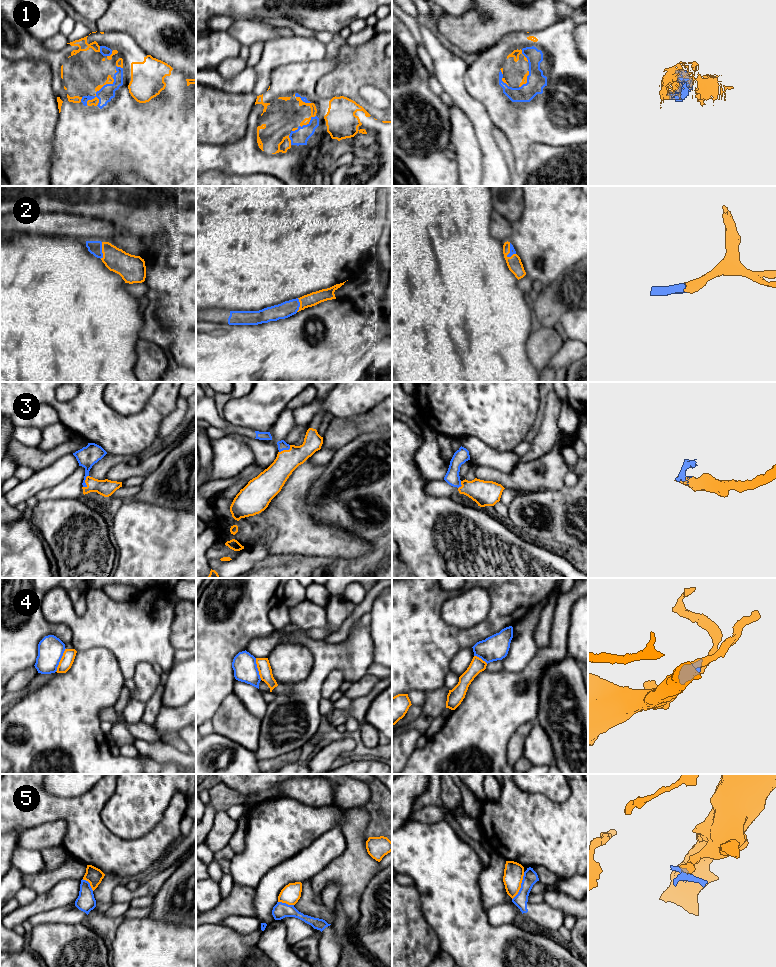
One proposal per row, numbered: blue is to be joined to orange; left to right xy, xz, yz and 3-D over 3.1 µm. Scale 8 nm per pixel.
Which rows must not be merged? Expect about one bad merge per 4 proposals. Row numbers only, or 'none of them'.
4, 5

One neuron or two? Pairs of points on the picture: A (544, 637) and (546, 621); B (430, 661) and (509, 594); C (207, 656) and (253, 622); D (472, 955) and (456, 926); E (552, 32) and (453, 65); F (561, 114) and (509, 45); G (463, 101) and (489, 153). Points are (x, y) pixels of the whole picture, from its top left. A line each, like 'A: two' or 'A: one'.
A: one
B: one
C: one
D: one
E: two
F: one
G: one

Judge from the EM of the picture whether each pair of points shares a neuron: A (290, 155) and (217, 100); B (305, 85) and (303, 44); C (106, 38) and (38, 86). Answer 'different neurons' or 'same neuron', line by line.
A: different neurons
B: different neurons
C: different neurons

